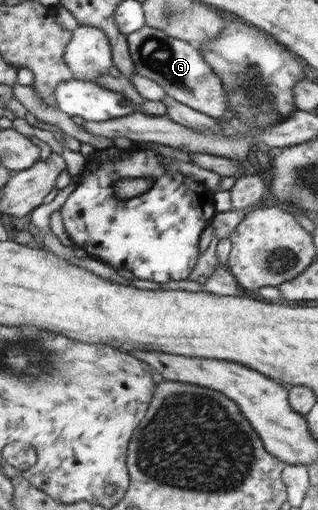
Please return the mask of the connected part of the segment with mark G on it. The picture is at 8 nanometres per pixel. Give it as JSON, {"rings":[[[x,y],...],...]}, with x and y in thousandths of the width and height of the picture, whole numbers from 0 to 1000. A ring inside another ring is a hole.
{"rings":[[[465,47],[399,69],[399,88],[418,114],[421,141],[491,161],[522,180],[522,188],[657,231],[689,231],[708,220],[711,180],[698,173],[698,159],[632,112],[632,90],[619,94],[588,80],[525,73],[487,49]]]}

